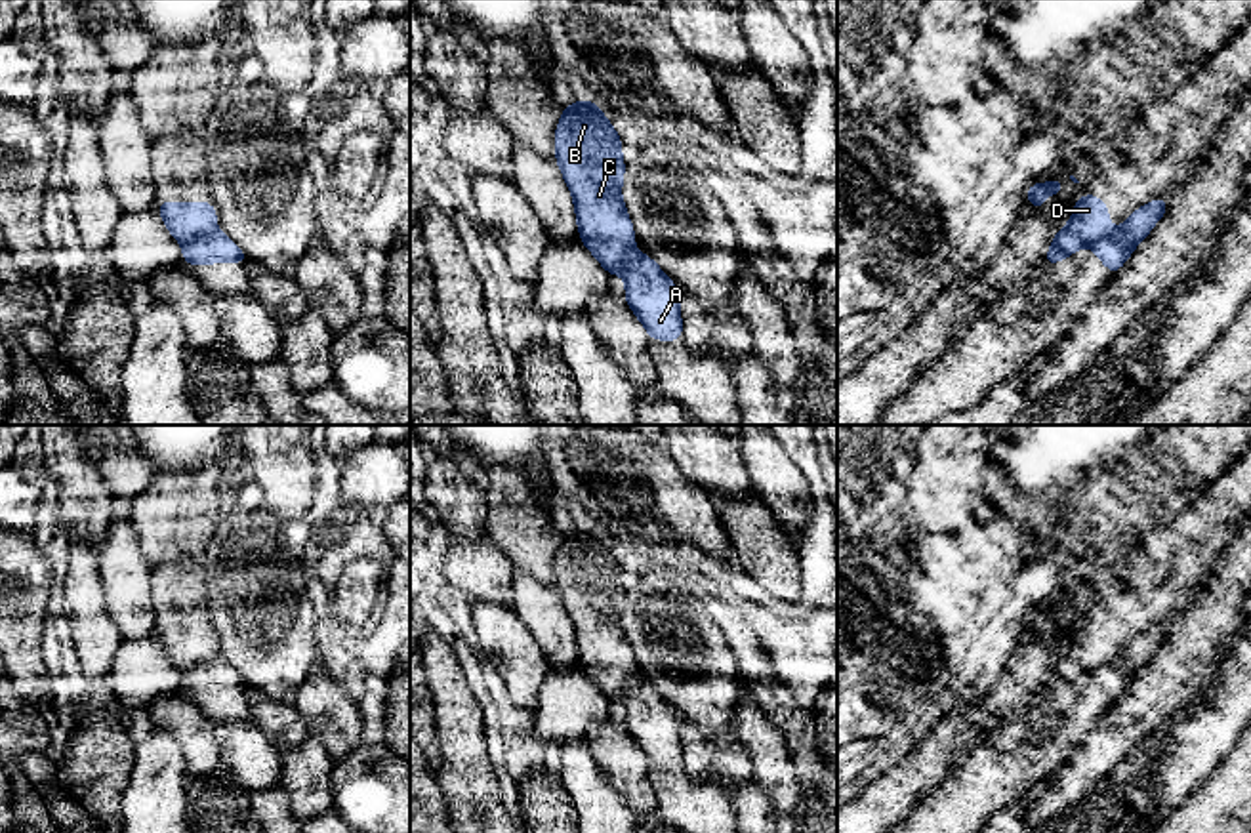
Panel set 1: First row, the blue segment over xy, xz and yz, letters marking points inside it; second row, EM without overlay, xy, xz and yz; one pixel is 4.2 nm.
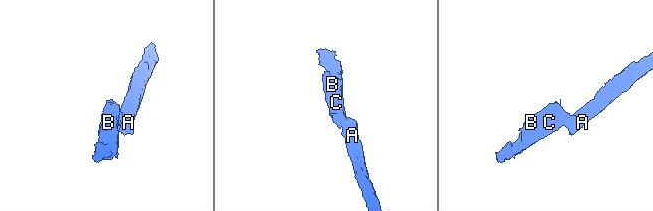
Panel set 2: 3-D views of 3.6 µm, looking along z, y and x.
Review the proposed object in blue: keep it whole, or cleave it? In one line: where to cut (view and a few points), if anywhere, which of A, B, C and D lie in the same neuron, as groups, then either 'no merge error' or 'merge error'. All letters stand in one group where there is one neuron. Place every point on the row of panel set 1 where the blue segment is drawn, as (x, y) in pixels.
xy (212, 229), (184, 248) | A / B C D | merge error

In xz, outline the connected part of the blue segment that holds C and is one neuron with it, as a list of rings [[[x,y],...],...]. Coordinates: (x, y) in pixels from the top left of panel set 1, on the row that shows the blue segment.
[[[597,101],[563,109],[555,128],[555,160],[574,198],[584,246],[610,276],[622,273],[639,252],[620,193],[626,172],[622,141]]]

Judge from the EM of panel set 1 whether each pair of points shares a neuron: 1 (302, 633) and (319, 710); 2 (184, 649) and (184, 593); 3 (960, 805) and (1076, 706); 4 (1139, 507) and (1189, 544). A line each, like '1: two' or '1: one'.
1: two
2: one
3: one
4: two

